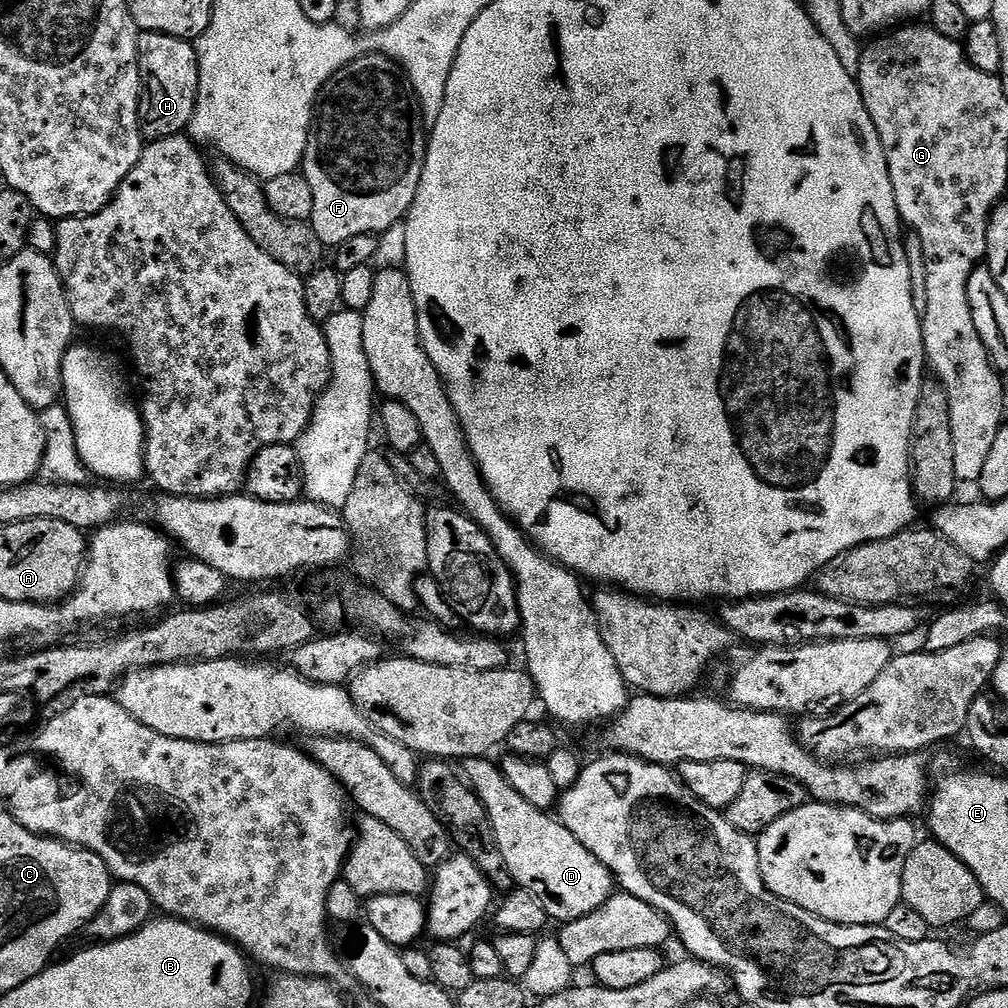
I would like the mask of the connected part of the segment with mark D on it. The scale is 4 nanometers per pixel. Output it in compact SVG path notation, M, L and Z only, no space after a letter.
M469 758L463 761L462 772L478 794L482 806L486 806L494 826L496 845L498 850L502 850L504 865L513 881L523 891L534 894L534 898L542 902L553 921L578 920L601 908L614 895L612 873L606 866L602 866L602 862L598 862L598 858L594 858L590 850L586 850L586 846L582 846L582 842L578 842L578 838L574 838L574 834L570 834L570 830L566 830L566 826L555 815L538 810L538 806L530 806L530 802L526 802L526 798L522 798L522 794L518 794L510 782L506 782L503 771L497 765L495 768L490 761L488 758Z

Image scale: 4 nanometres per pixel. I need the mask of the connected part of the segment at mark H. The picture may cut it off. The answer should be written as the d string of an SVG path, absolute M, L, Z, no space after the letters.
M140 32L140 131L145 141L181 135L191 125L198 102L200 70L195 43L161 32Z

